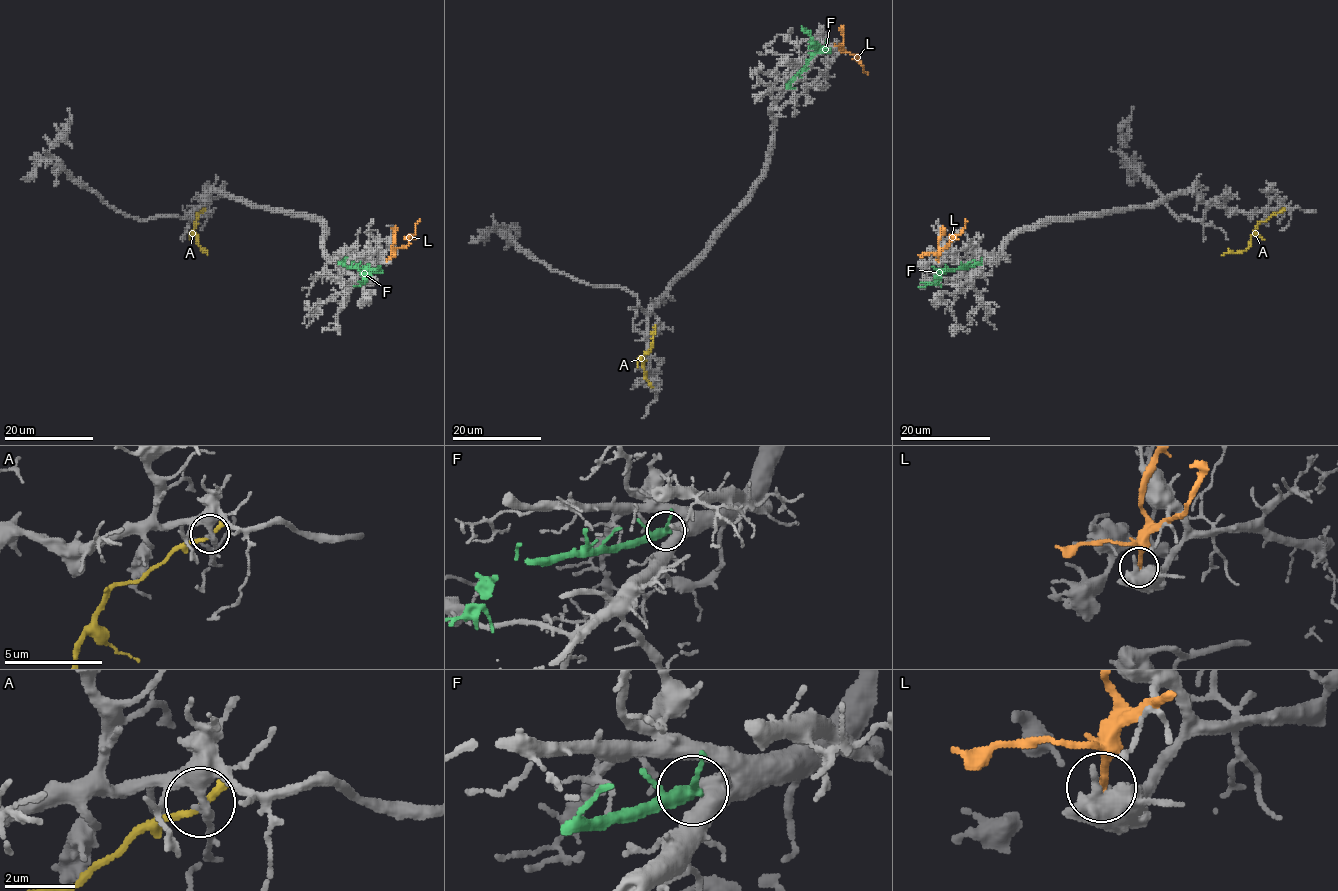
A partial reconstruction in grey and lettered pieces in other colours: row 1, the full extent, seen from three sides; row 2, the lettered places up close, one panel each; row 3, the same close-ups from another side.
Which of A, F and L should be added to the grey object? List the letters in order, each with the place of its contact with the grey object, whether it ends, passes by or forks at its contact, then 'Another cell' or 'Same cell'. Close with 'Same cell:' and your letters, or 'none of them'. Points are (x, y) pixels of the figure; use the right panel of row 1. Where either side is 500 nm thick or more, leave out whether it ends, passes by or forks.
A: Touches grey at (1281, 210). It ends there. Another cell
F: Touches grey at (979, 263). It passes by. Same cell
L: Touches grey at (937, 259). Another cell
Same cell: F

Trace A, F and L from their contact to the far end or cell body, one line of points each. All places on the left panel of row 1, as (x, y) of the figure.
A: (202, 211), (196, 215), (194, 233), (196, 242), (206, 254)
F: (338, 262), (366, 271), (365, 279), (354, 286)
L: (388, 258), (398, 247), (408, 245), (420, 220)

